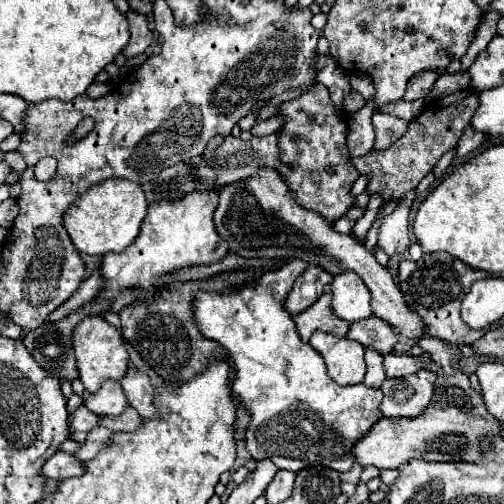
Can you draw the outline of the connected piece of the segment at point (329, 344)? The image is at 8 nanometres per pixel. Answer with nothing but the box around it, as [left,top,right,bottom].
[309,331,367,385]

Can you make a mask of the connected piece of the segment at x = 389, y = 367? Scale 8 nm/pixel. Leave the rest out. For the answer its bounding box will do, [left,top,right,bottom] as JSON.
[385,353,431,377]

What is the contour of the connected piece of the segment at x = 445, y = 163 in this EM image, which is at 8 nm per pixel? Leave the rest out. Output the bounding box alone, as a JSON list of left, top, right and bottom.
[433,149,455,177]

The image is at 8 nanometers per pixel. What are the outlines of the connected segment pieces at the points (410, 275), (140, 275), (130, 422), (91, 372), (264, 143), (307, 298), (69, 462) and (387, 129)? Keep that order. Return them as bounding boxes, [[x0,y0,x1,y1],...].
[[399,253,485,345],[101,189,229,299],[99,407,141,431],[73,317,129,393],[191,135,281,187],[287,265,333,315],[41,451,83,479],[373,111,409,151]]

